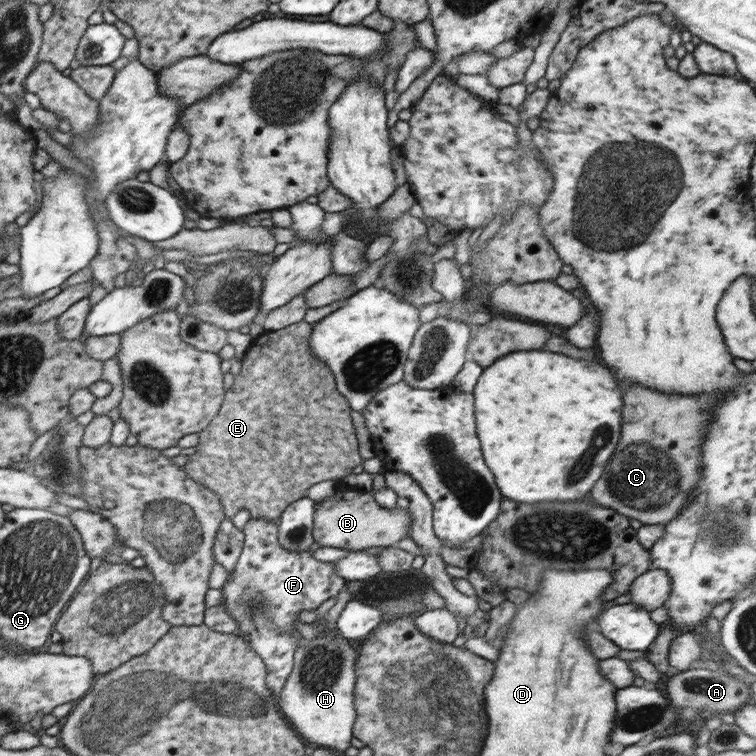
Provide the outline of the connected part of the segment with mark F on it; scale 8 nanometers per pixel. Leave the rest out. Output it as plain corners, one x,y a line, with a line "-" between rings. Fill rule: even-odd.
250,519
242,528
243,542
237,562
232,572
227,575
225,584
221,586
221,604
229,613
231,619
237,621
237,633
247,635
251,649
258,654
267,667
267,689
277,698
286,684
287,676
294,670
294,649
296,636
293,629
294,620
299,618
301,611
313,611
325,602
327,598
335,596
343,586
343,577
334,570
334,565
327,562
317,562
311,558
309,552
287,550
278,542
278,527
276,520

